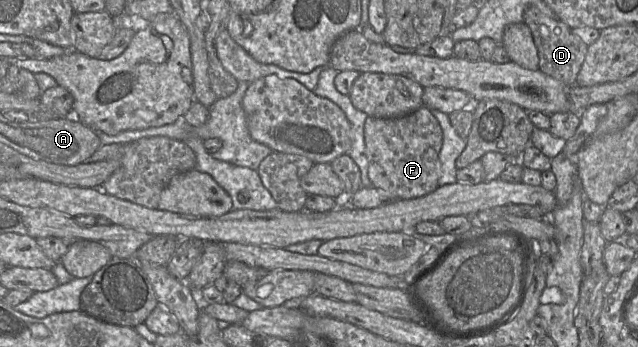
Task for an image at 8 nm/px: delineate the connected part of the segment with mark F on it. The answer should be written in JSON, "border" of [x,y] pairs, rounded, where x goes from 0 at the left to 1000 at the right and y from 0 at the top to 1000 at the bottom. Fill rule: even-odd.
{"border":[[[661,305],[619,340],[577,334],[571,354],[572,444],[582,533],[621,573],[665,565],[688,539],[694,383],[677,317]]]}

